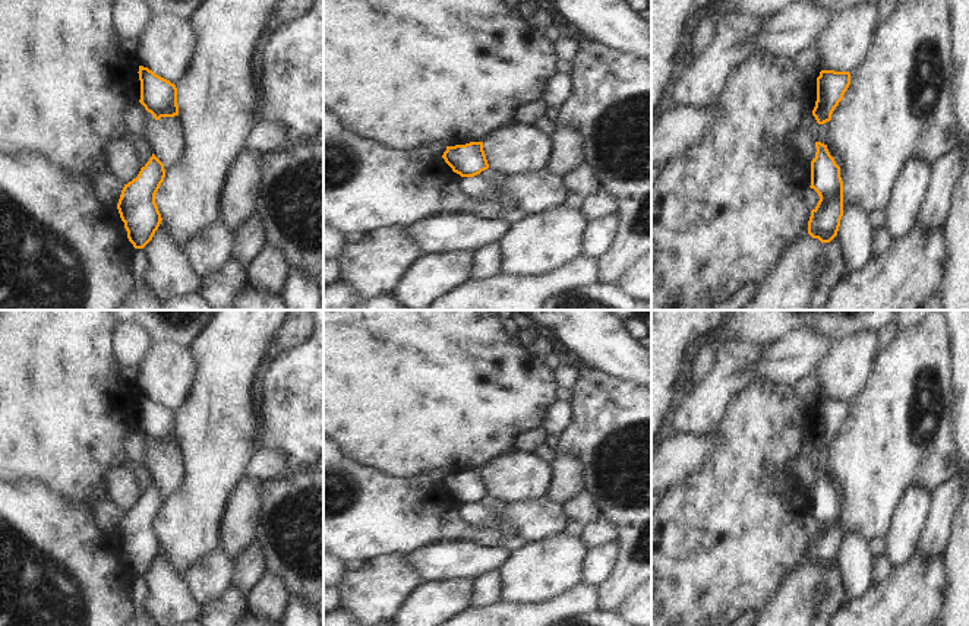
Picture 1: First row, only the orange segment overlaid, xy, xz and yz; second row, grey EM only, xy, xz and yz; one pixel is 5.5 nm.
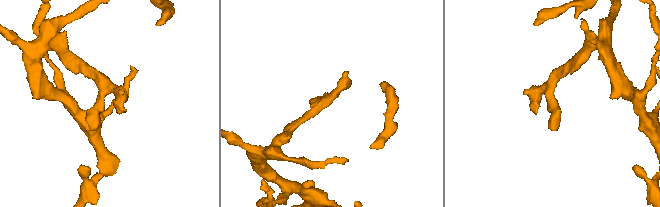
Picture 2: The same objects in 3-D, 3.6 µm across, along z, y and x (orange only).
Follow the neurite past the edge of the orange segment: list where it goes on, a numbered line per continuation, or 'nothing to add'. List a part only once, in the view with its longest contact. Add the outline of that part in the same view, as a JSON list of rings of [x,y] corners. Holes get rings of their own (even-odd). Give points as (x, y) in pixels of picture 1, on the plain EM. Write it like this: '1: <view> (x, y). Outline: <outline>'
nothing to add.

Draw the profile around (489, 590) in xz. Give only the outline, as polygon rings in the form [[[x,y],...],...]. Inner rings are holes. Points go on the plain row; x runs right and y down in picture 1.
[[[501,570],[490,572],[476,581],[474,607],[490,607],[504,601],[505,582]]]

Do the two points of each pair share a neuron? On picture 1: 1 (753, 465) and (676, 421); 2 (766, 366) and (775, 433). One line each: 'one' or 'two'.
1: two
2: two

